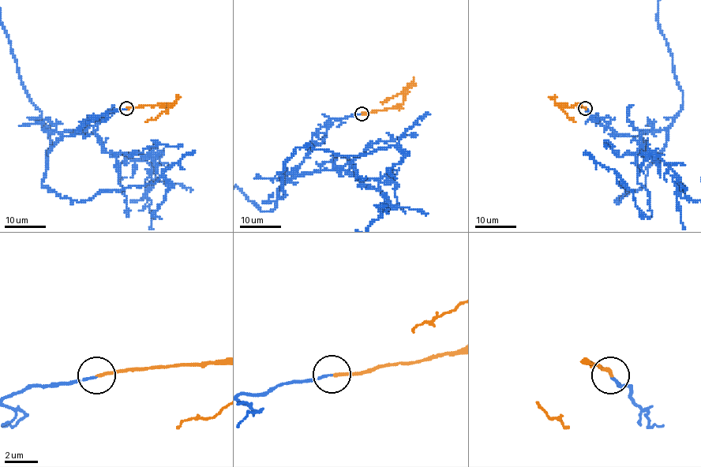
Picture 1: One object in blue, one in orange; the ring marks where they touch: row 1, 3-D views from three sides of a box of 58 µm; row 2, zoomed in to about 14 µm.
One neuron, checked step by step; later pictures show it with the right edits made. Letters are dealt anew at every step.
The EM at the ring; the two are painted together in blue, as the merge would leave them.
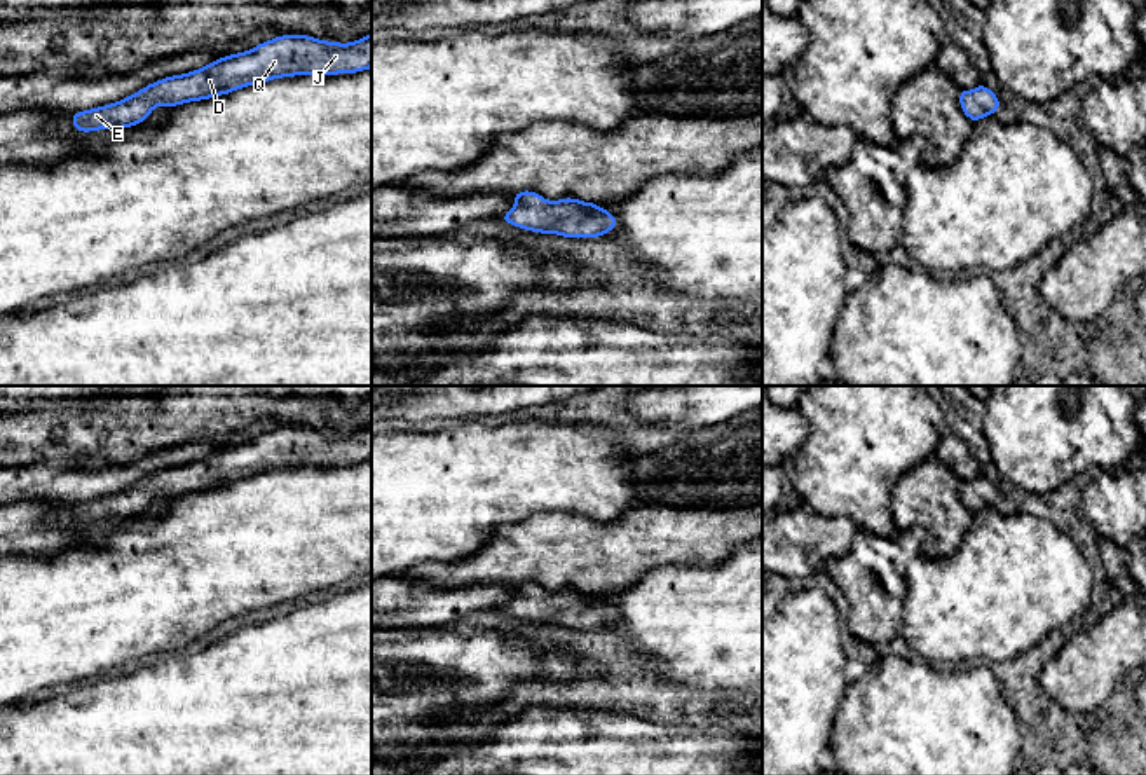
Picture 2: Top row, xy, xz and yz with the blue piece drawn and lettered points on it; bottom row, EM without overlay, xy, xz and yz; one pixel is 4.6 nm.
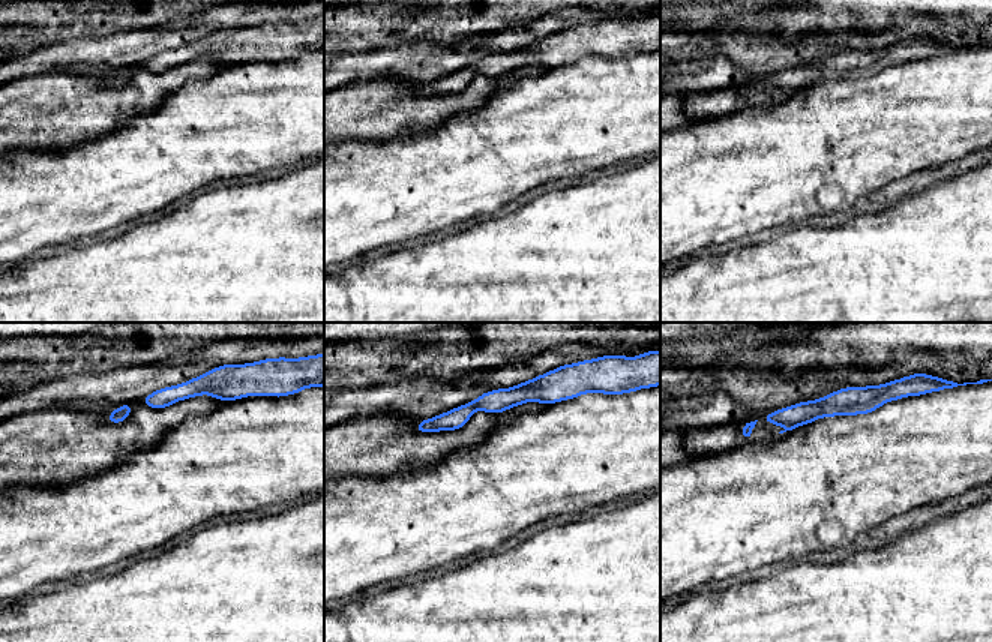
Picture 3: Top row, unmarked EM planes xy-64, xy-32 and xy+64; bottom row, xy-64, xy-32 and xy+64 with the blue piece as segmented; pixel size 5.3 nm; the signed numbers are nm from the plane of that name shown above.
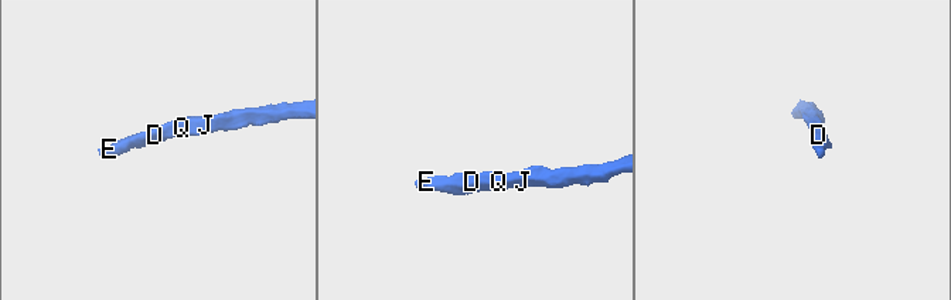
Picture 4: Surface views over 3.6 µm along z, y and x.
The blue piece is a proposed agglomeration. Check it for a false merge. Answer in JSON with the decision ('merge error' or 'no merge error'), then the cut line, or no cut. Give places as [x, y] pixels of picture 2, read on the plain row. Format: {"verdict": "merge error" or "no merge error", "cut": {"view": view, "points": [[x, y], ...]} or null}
{"verdict": "no merge error", "cut": null}

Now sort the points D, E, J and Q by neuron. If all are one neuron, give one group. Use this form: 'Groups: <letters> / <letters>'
Groups: D E J Q

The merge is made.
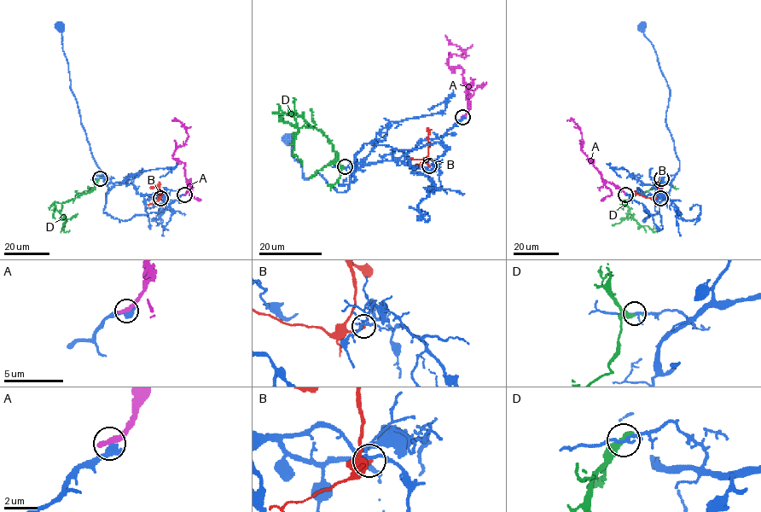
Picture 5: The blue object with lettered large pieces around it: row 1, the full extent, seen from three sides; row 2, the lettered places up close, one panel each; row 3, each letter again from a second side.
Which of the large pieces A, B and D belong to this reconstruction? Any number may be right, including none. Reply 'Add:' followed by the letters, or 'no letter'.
Add: no letter

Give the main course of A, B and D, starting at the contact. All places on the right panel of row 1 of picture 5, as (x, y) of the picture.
A: (625, 194), (601, 177), (580, 148), (583, 143), (580, 128), (572, 120), (566, 120)
B: (660, 198), (644, 197), (634, 191)
D: (661, 178), (655, 188), (636, 194), (624, 202), (641, 226), (647, 225), (654, 232), (660, 229)

